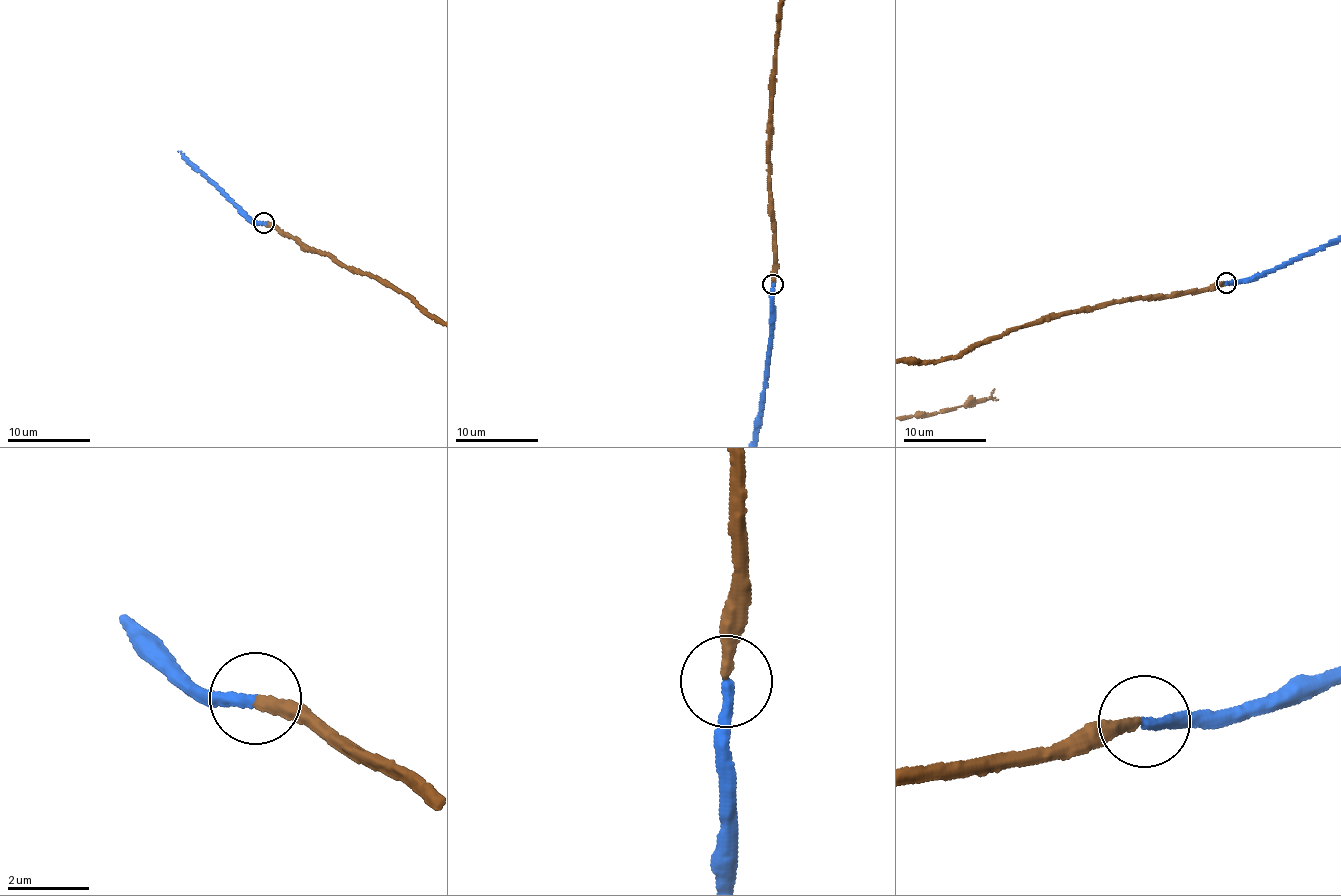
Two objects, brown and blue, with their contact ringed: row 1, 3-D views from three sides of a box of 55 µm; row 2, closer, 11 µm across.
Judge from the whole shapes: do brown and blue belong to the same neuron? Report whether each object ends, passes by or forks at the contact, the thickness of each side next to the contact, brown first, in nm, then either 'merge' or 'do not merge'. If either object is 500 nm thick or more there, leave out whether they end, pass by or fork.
brown ends | blue ends | 300/280 nm | merge

